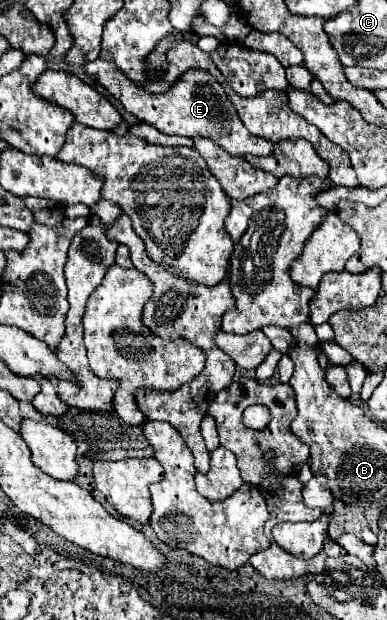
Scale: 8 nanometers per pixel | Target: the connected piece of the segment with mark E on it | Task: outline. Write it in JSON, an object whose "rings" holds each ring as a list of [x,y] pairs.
{"rings":[[[99,58],[95,62],[85,64],[85,74],[105,86],[111,96],[115,96],[121,106],[133,114],[137,120],[155,126],[161,134],[177,134],[177,136],[205,136],[211,138],[215,144],[219,144],[223,150],[235,156],[255,154],[255,156],[267,156],[271,154],[273,146],[271,142],[263,142],[263,138],[255,138],[239,120],[235,106],[231,106],[231,100],[225,94],[225,88],[203,68],[191,68],[181,78],[177,78],[175,86],[171,86],[163,94],[151,94],[143,90],[141,86],[135,86],[133,80],[129,80],[113,60]]]}

